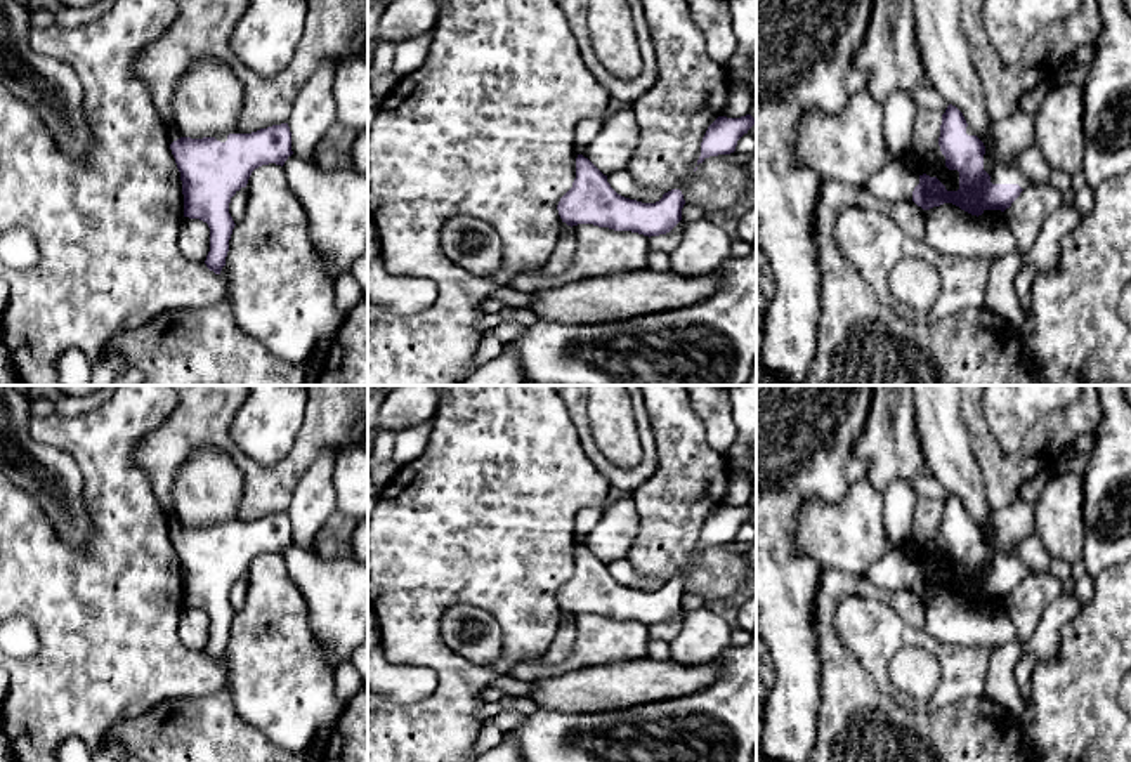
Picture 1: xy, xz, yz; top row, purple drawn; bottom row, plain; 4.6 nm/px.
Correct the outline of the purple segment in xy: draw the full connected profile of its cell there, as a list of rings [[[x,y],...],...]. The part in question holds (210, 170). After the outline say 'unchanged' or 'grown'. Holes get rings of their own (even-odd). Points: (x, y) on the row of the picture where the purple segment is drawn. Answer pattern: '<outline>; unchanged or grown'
[[[175,120],[167,122],[167,137],[182,181],[184,217],[210,227],[206,267],[220,274],[229,252],[234,220],[231,198],[246,187],[252,172],[262,165],[284,161],[293,154],[288,123],[252,134],[231,132],[213,137],[184,137]]]; grown

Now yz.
[[[952,104],[942,115],[938,146],[945,167],[959,172],[959,189],[947,191],[937,177],[919,175],[912,201],[923,210],[952,203],[977,217],[985,210],[1004,212],[1030,186],[1017,167],[1001,165],[985,151],[984,142]]]; grown

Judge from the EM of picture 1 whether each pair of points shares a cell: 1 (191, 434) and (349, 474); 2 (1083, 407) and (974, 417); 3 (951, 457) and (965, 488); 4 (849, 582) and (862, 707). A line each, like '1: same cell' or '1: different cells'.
1: different cells
2: same cell
3: same cell
4: same cell

